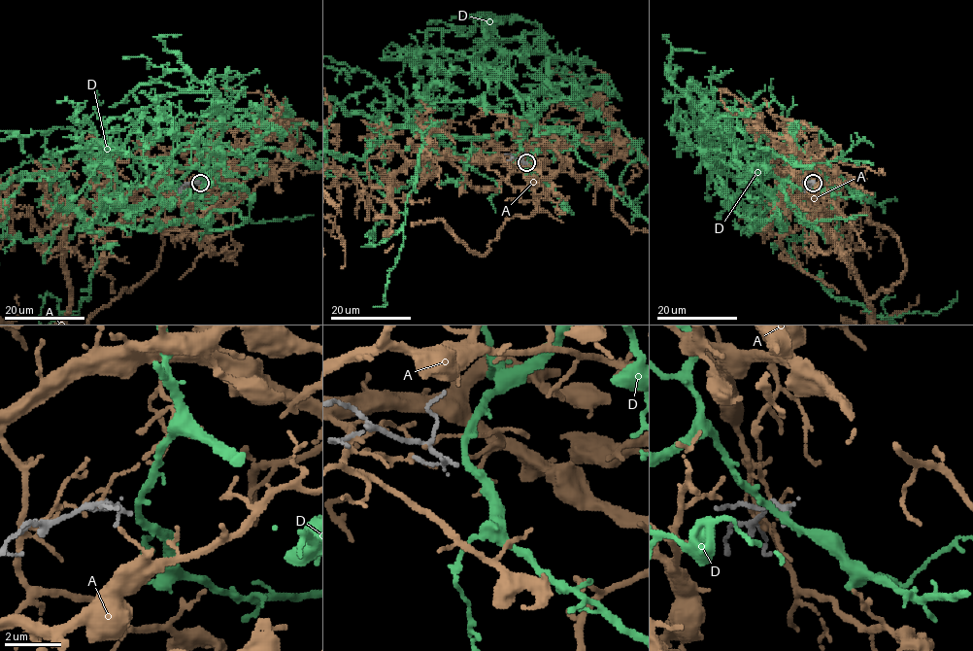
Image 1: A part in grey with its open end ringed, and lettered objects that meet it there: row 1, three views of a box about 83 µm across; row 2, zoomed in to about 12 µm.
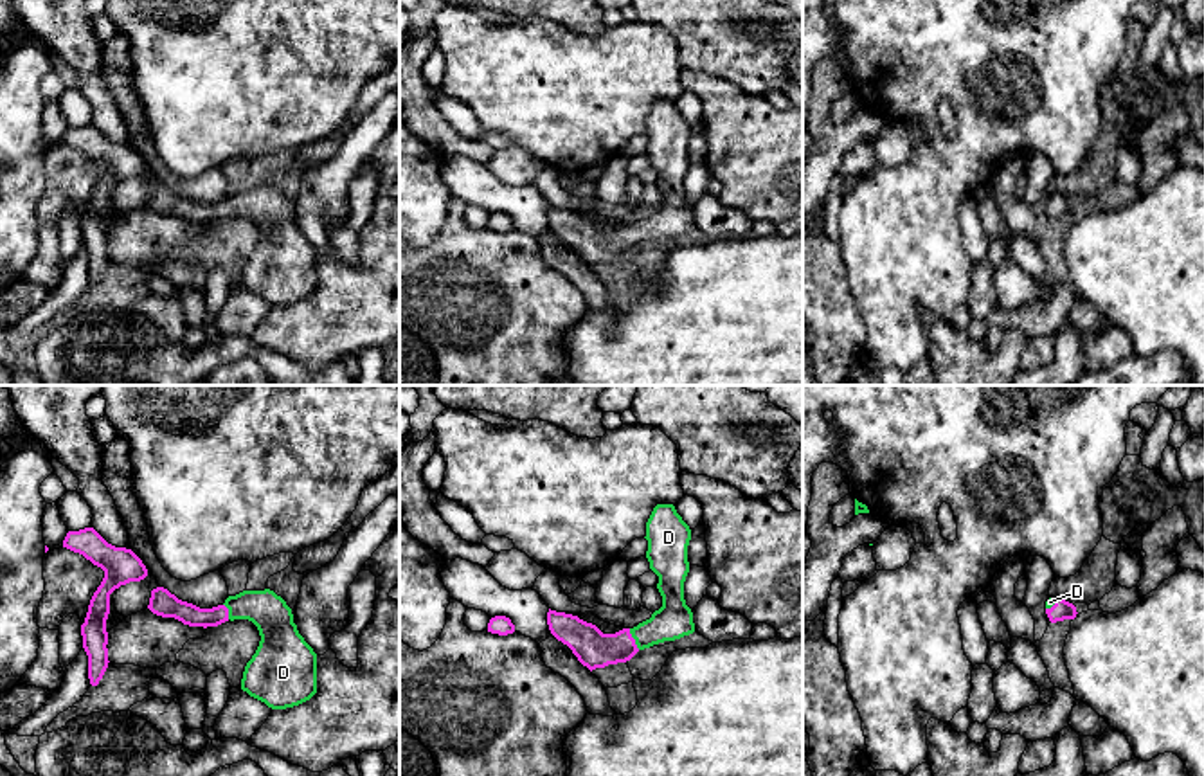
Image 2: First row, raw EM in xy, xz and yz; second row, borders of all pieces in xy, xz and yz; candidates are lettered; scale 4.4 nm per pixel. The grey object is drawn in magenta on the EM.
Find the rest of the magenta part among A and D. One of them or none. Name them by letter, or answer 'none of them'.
D

